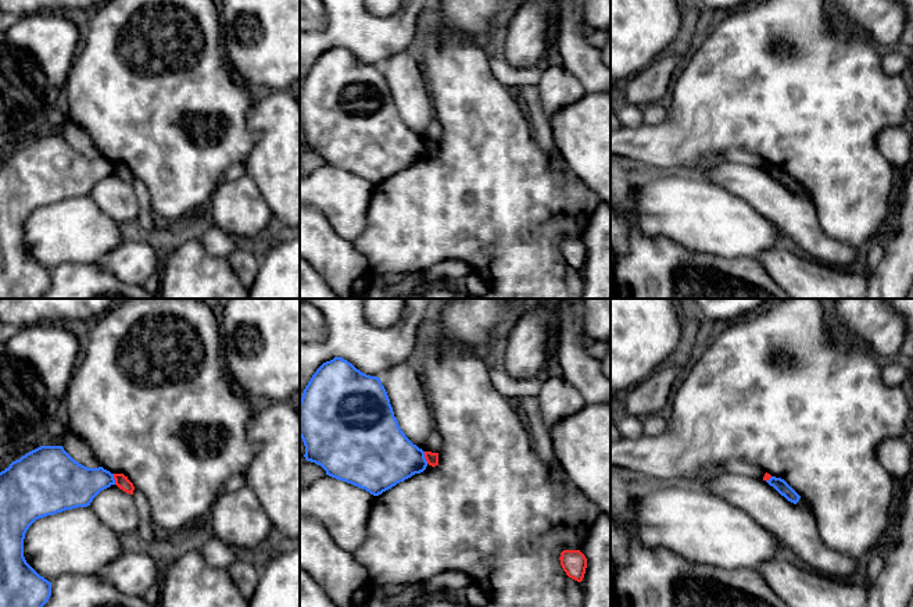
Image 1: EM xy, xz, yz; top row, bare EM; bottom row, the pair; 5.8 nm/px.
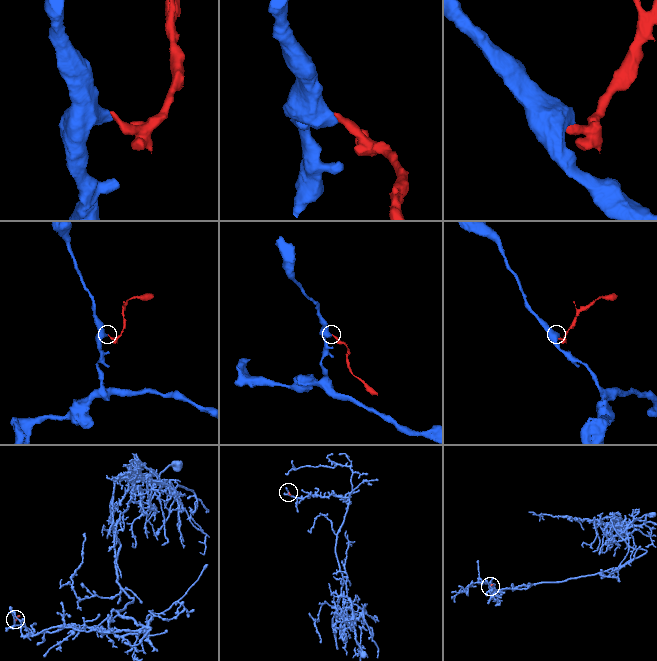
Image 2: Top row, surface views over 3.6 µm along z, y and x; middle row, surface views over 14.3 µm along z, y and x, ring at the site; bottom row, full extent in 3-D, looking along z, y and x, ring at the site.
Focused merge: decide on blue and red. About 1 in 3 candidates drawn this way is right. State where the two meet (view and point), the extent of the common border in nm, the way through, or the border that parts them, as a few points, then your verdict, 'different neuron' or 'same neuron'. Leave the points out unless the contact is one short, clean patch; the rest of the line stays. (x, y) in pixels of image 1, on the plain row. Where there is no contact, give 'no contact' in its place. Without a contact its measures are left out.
contact xz (423, 146); length 80 nm; border xz (423, 140), (428, 152); different neuron

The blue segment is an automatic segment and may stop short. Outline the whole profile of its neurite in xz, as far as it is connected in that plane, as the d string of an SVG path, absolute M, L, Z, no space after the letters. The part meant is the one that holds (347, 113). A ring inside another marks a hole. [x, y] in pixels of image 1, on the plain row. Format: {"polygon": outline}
{"polygon": "M341 46L323 51L305 75L300 89L300 126L307 150L373 185L427 156L425 140L401 119L380 67L361 61Z"}

